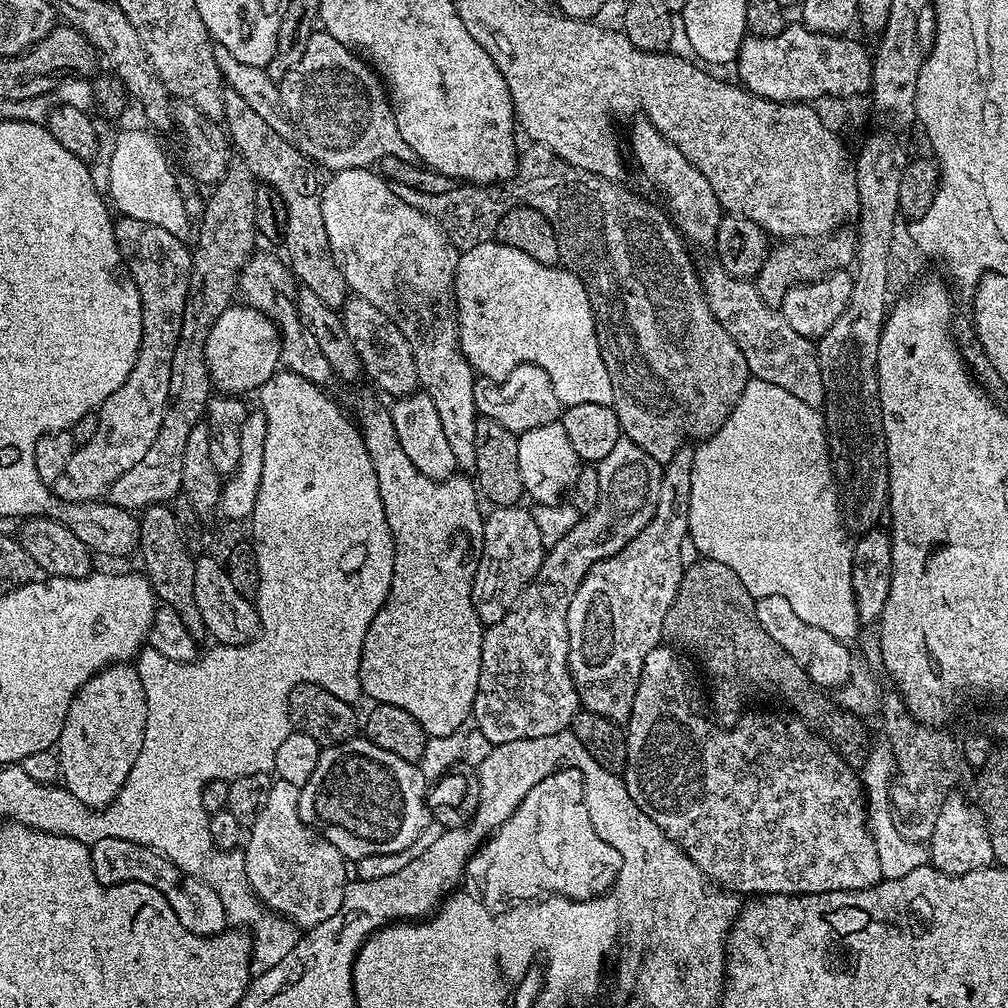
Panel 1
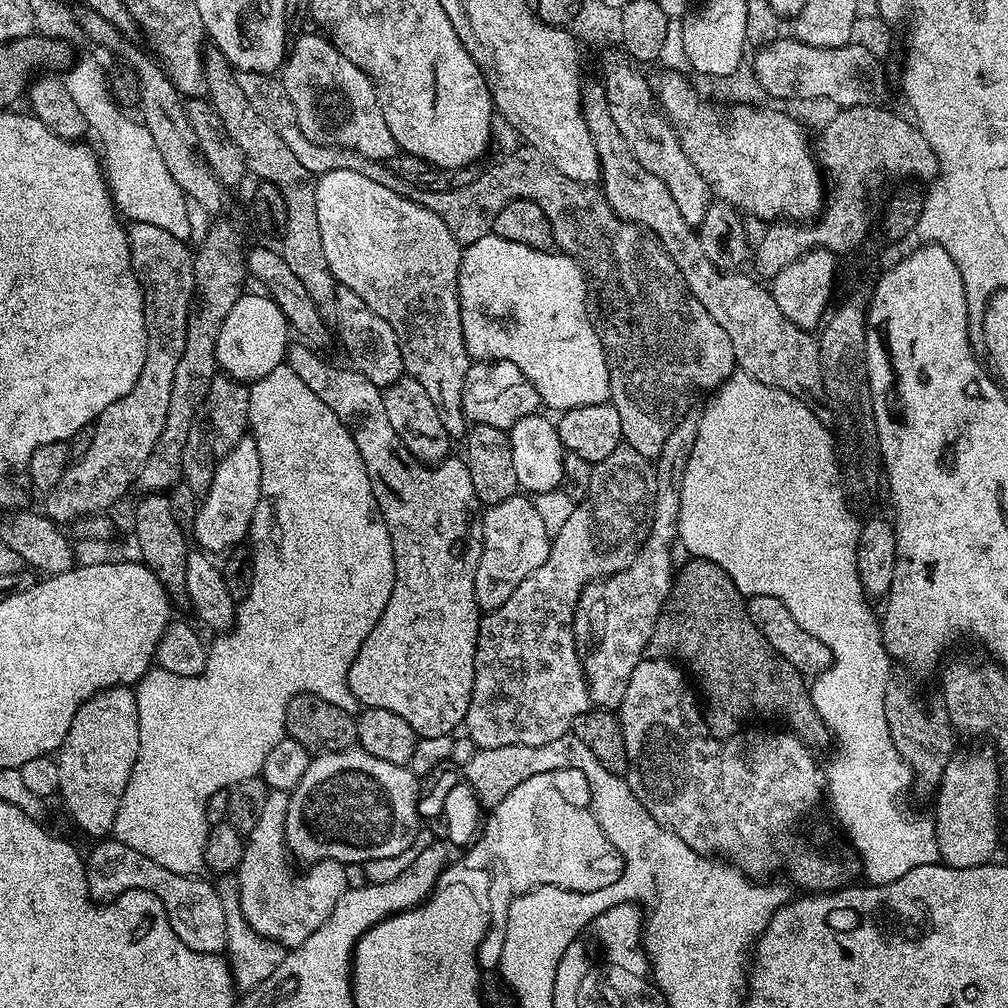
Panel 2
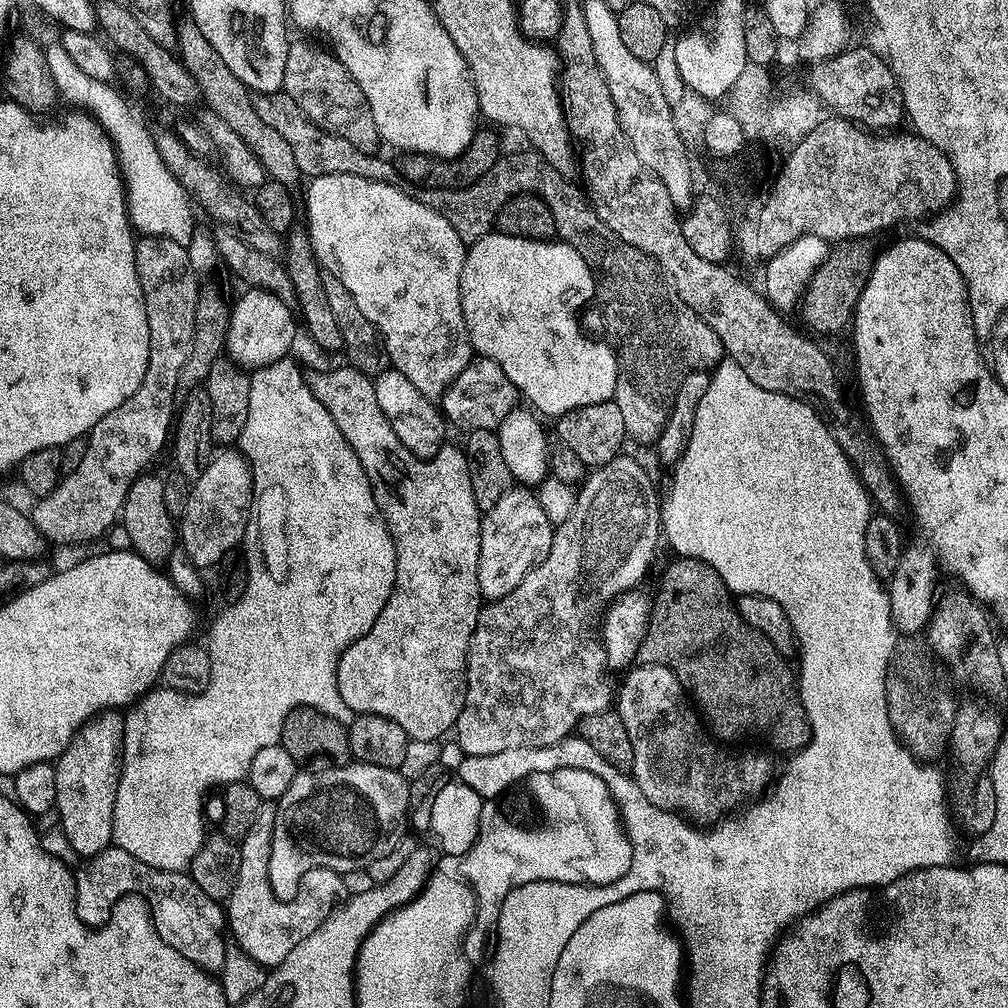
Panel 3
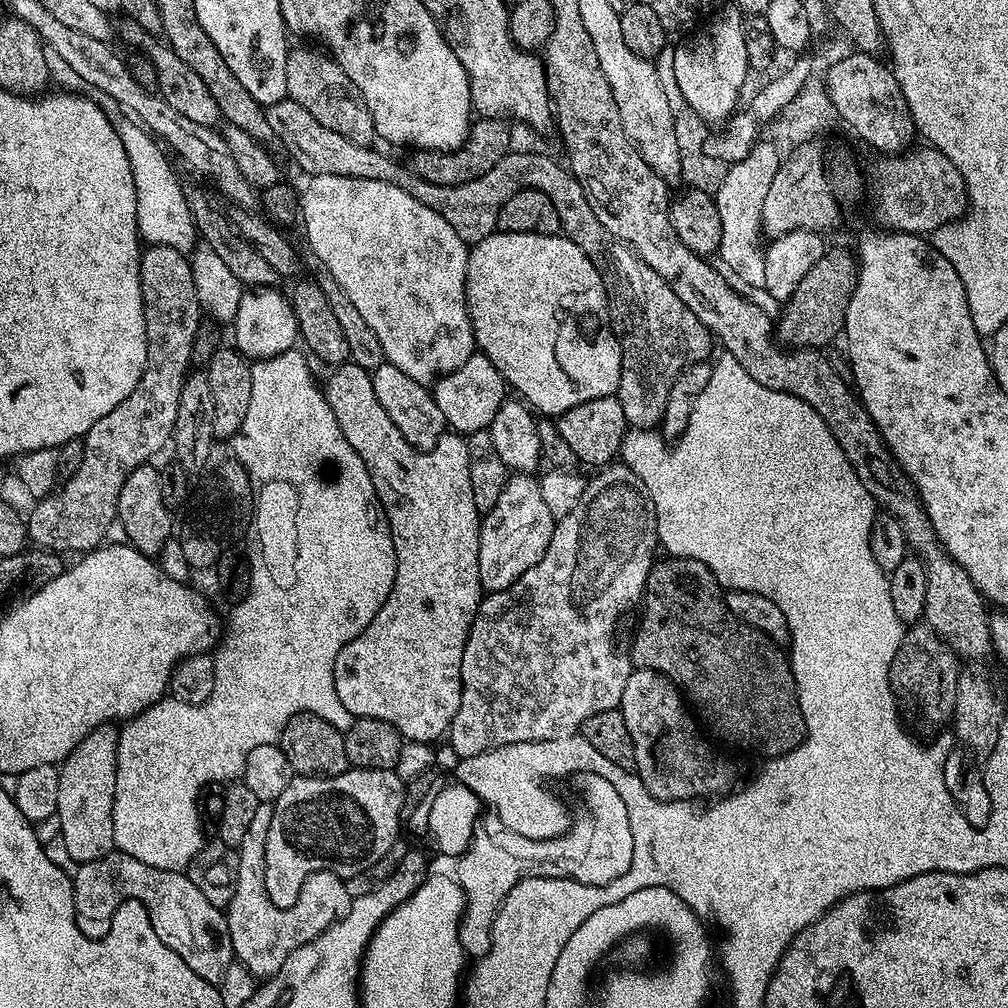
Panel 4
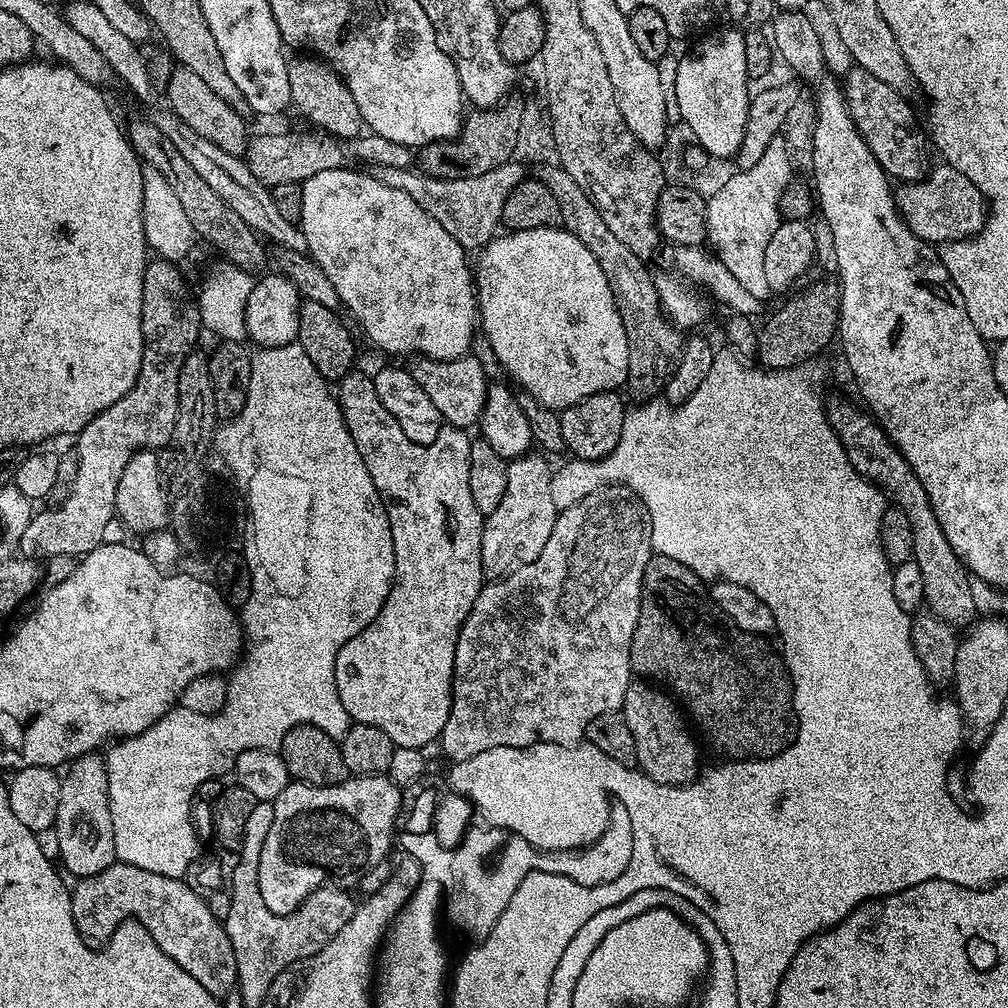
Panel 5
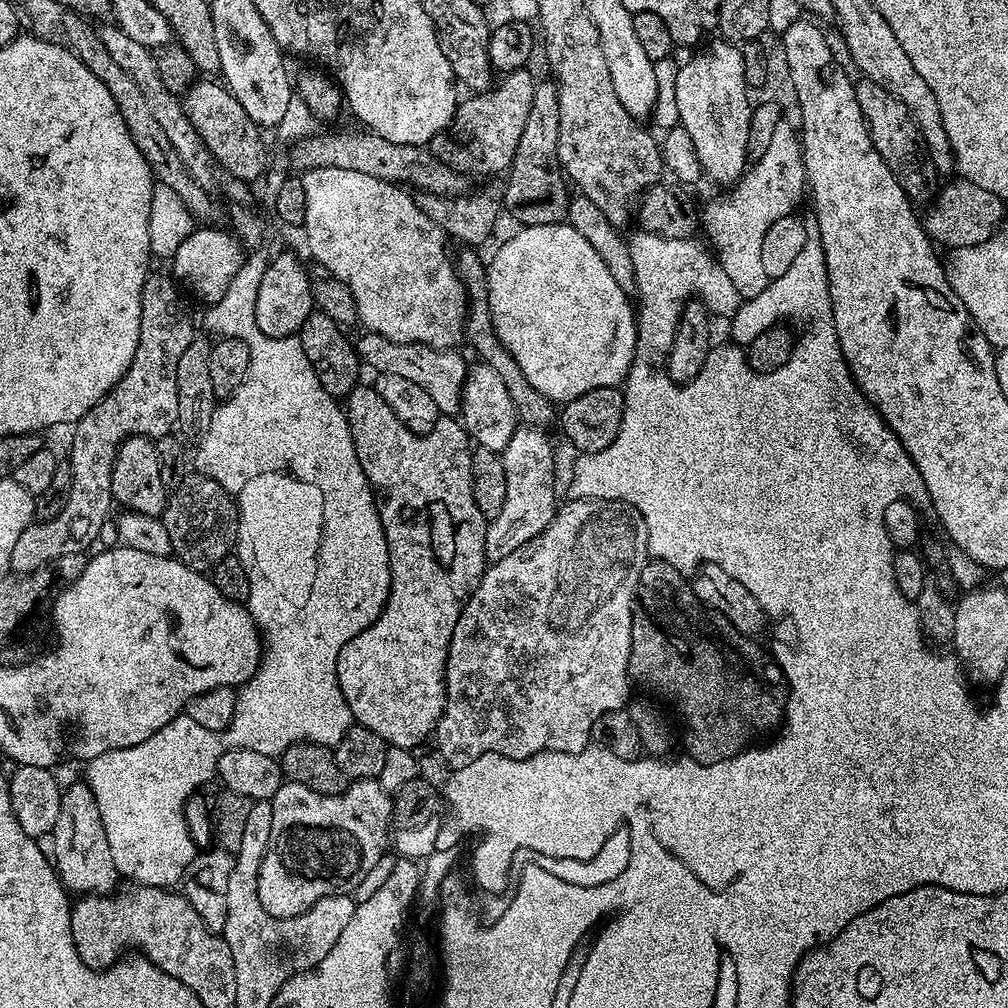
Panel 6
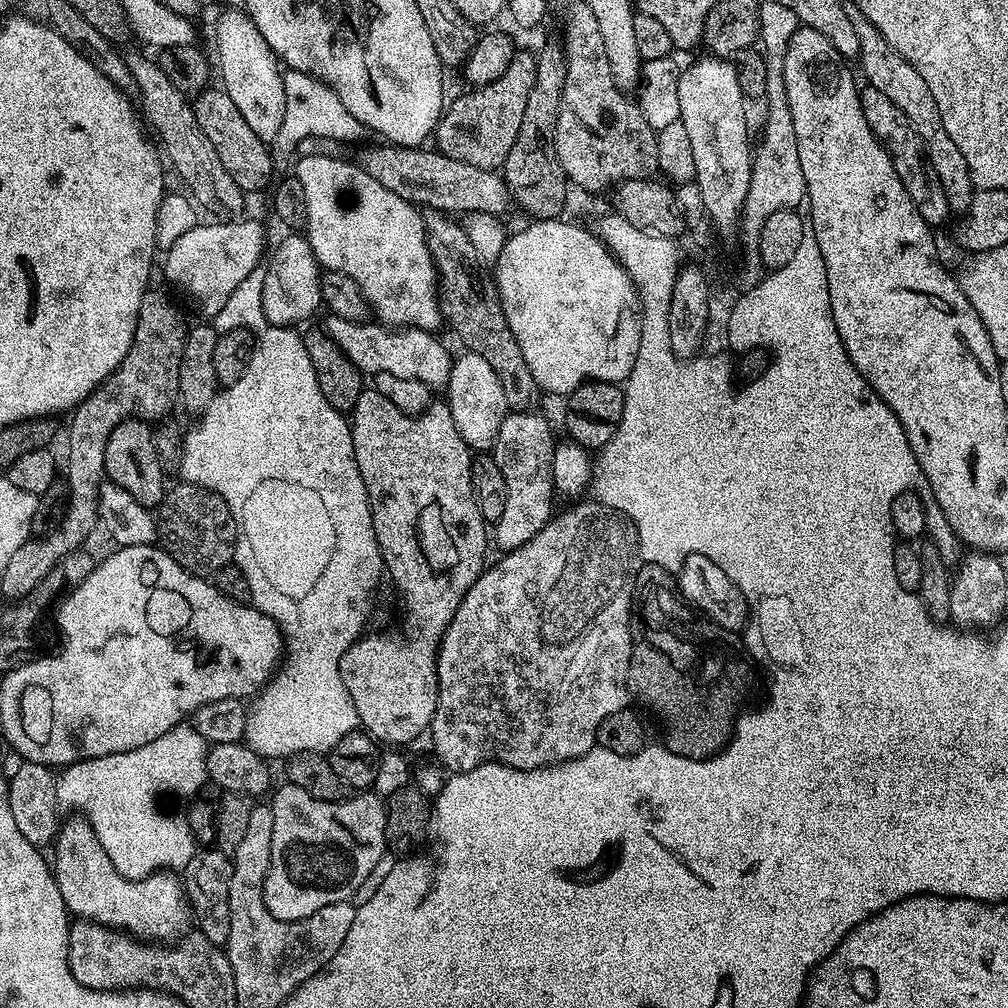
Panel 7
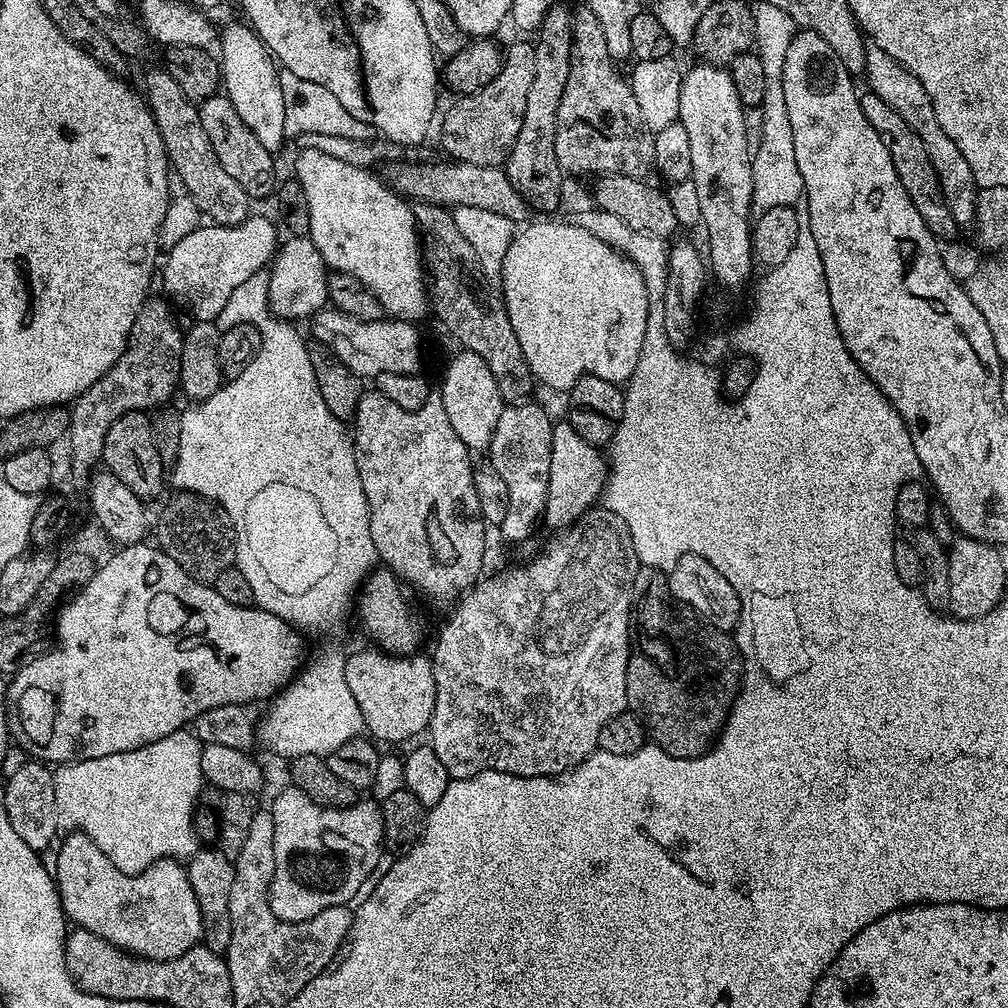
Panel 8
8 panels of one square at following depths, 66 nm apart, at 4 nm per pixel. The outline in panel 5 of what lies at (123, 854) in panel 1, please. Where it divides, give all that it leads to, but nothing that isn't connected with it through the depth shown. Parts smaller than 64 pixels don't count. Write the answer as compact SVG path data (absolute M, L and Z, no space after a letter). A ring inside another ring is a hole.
M114 862L98 874L79 877L75 884L71 889L74 926L89 945L107 942L116 927L131 918L150 930L154 942L190 978L202 982L210 994L223 998L237 987L234 946L230 946L221 917L215 916L183 879L166 878L162 874L150 874L150 870L138 870L138 866Z

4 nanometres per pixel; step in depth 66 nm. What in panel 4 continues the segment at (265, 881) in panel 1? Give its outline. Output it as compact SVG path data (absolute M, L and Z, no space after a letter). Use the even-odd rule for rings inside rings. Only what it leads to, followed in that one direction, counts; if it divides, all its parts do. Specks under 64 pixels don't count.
M261 802L258 811L246 830L239 846L238 878L234 886L234 898L226 909L228 933L235 959L250 969L257 978L267 978L280 969L282 962L298 946L311 944L324 932L329 931L335 920L348 915L354 906L354 896L348 893L343 879L332 872L315 872L304 879L300 897L289 908L279 908L270 902L264 881L266 862L266 834L270 834L272 804Z

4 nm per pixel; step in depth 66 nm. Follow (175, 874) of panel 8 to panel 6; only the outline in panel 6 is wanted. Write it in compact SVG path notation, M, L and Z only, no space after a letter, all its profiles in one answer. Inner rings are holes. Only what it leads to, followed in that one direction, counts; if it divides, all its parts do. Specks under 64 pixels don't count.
M87 783L72 784L63 789L60 794L60 809L58 810L58 822L50 833L53 848L50 856L54 861L56 873L60 875L60 881L72 894L108 894L113 891L118 873L114 866L114 858L110 858L110 842L106 842L106 826L102 826L102 814L98 814L98 802L94 794L88 789Z

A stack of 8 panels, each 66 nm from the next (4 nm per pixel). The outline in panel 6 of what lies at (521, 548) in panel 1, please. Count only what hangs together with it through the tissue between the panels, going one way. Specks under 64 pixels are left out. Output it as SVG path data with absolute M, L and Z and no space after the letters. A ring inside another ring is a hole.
M517 427L514 438L504 447L503 457L506 466L506 502L502 506L502 514L488 521L486 530L486 546L484 559L495 562L506 558L506 554L514 554L524 544L530 544L542 535L546 526L556 516L558 499L556 500L556 452L548 441L547 431Z

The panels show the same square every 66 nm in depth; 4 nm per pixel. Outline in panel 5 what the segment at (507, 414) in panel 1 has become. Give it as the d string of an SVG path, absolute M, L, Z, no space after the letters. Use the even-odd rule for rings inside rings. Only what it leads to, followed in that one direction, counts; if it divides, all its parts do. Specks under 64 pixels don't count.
M475 354L459 356L457 360L416 358L411 361L410 371L418 386L426 390L430 402L438 406L438 414L445 425L468 430L471 429L471 424L473 427L479 421L486 402L490 377L484 373L484 368Z

